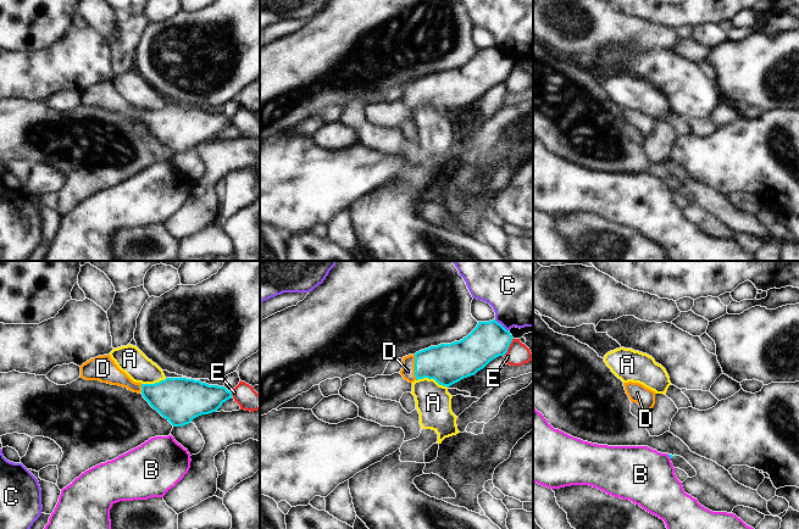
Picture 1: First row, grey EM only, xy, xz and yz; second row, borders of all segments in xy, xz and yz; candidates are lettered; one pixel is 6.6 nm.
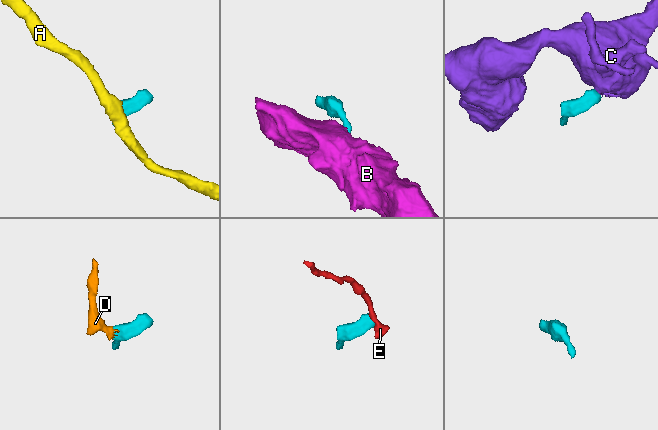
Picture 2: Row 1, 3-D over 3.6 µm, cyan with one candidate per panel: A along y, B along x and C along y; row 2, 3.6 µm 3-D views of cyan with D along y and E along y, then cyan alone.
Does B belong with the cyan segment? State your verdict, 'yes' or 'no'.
no

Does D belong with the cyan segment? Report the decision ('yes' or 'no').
yes

